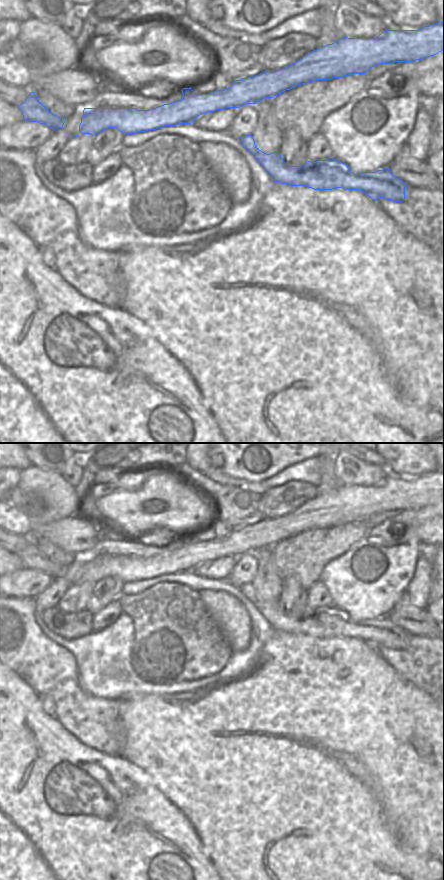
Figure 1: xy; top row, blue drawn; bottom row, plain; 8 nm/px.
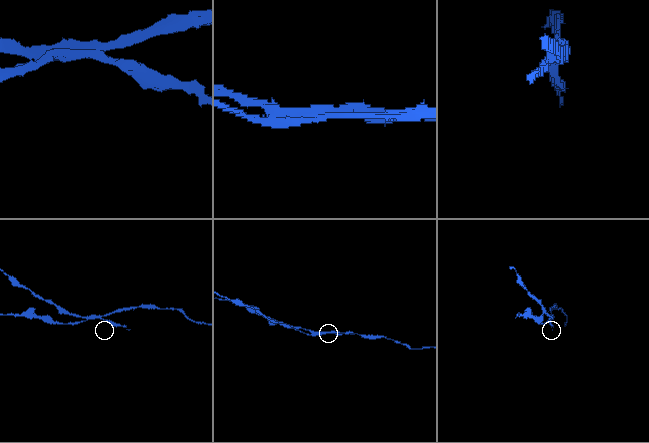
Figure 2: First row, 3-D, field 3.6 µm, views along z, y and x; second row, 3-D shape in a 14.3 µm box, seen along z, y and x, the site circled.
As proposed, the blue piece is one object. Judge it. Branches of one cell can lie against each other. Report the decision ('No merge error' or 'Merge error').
Merge error.

